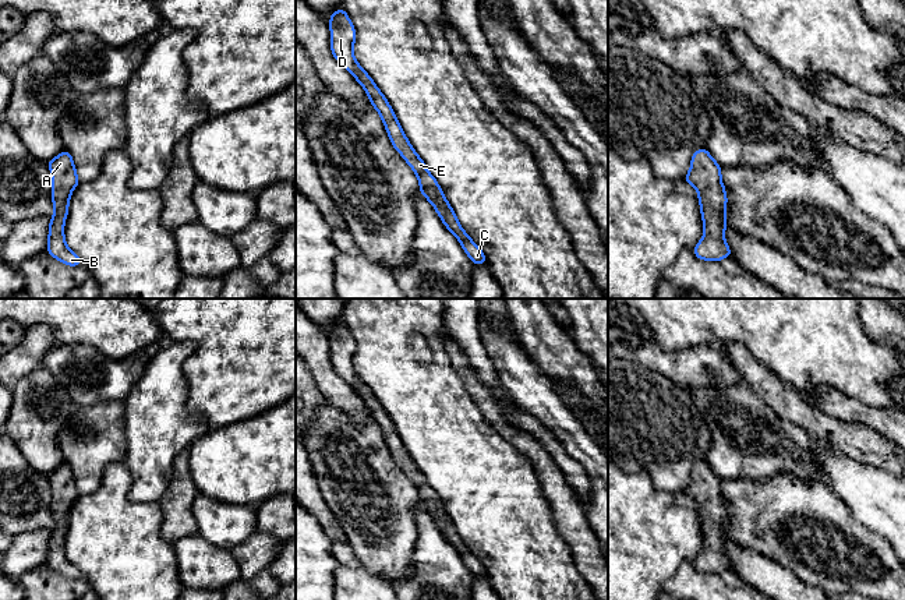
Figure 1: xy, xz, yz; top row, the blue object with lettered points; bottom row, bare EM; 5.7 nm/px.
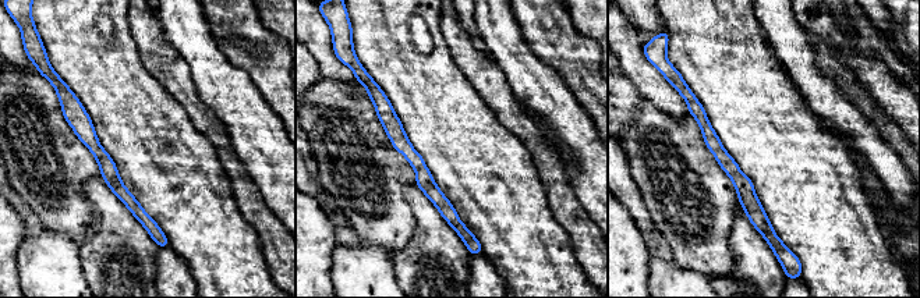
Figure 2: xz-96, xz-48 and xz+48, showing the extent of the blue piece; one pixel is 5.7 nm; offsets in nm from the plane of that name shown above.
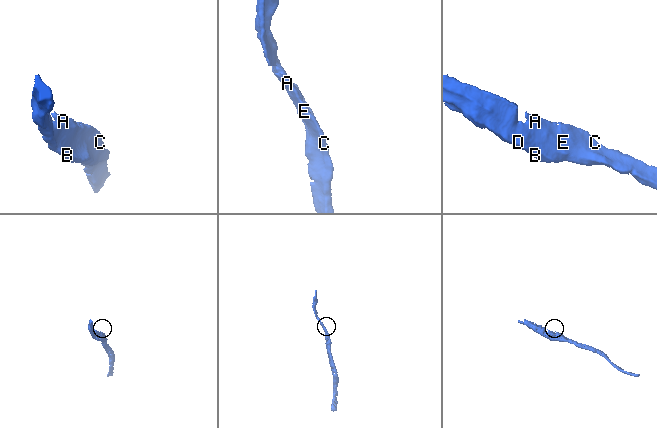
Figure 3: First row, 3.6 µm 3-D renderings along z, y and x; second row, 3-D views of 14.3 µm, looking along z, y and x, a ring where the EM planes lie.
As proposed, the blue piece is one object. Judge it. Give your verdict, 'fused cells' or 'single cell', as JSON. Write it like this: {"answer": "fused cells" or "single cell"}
{"answer": "single cell"}

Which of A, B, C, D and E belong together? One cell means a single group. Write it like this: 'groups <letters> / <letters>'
groups A B C D E

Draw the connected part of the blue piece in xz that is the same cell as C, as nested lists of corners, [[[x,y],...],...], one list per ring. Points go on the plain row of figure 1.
[[[340,320],[330,328],[329,339],[330,363],[333,366],[333,370],[343,380],[346,380],[354,388],[357,395],[367,403],[371,417],[382,430],[383,438],[389,447],[389,452],[393,460],[404,470],[404,473],[417,487],[417,491],[420,494],[420,507],[423,507],[432,516],[446,541],[457,550],[459,555],[462,557],[469,571],[474,575],[474,578],[487,576],[484,565],[463,543],[438,494],[427,483],[425,476],[406,451],[406,447],[402,442],[395,424],[388,416],[386,410],[377,400],[372,391],[354,371],[353,359],[356,354],[356,342],[343,320]]]

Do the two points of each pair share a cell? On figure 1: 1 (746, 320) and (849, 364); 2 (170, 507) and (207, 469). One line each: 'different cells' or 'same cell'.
1: same cell
2: different cells

